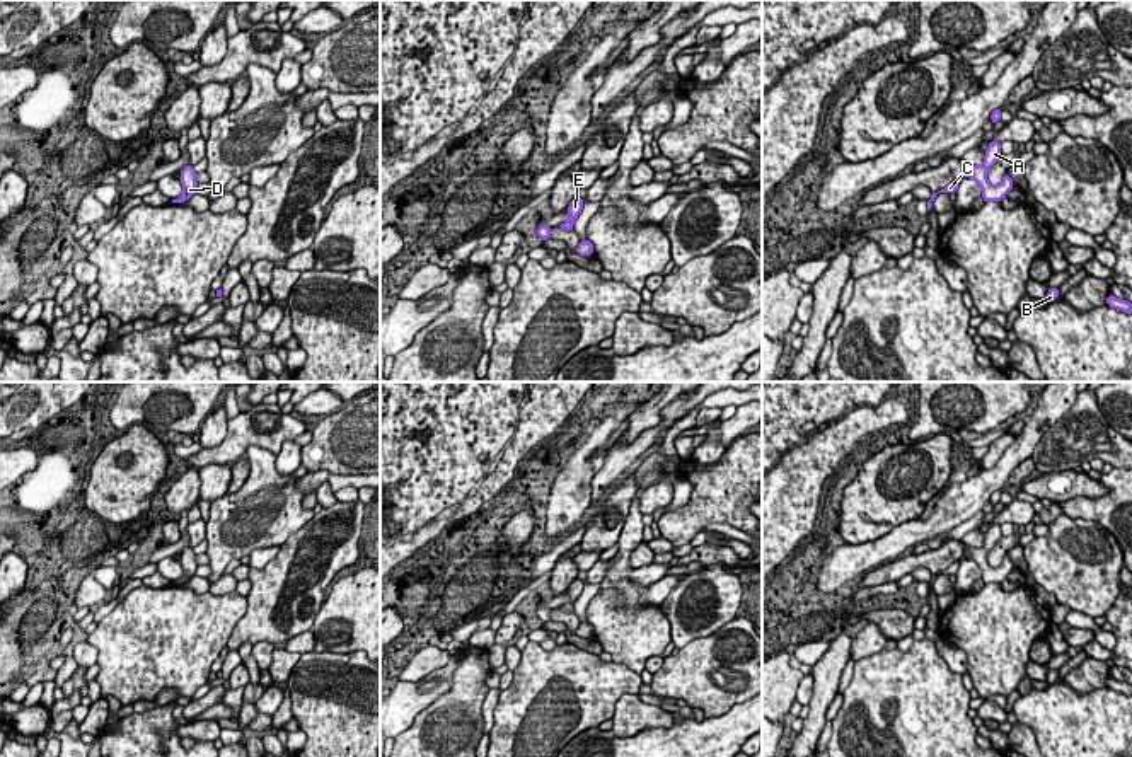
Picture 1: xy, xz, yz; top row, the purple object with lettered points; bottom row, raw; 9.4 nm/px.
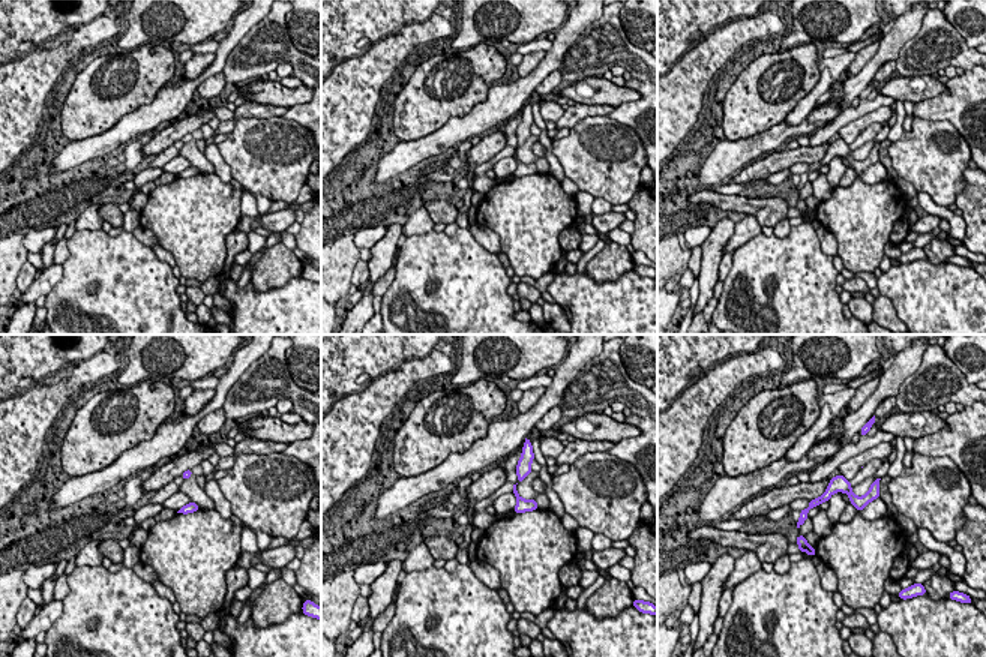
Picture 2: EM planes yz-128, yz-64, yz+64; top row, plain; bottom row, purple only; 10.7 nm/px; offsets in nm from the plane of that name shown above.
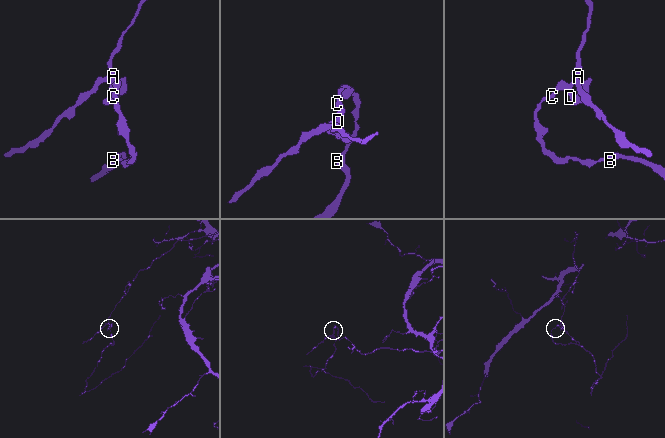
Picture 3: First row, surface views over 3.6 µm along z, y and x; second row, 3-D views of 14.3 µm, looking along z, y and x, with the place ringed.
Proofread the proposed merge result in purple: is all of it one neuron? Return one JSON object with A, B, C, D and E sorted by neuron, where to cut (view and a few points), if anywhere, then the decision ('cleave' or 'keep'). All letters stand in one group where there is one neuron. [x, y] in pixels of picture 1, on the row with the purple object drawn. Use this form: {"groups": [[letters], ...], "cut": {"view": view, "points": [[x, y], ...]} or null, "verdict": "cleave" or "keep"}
{"groups": [["A", "B", "C", "D", "E"]], "cut": null, "verdict": "keep"}

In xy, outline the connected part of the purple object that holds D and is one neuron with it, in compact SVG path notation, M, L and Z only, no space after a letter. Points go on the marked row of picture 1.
M191 164L181 170L179 179L184 188L184 193L179 198L172 199L172 203L184 203L186 199L189 199L196 193L198 182L196 182L194 176L196 176L196 172Z

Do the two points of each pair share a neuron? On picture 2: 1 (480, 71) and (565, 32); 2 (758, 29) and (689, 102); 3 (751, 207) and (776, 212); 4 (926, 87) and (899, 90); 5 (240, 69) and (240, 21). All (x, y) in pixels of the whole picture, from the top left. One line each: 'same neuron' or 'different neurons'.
1: different neurons
2: same neuron
3: same neuron
4: same neuron
5: different neurons

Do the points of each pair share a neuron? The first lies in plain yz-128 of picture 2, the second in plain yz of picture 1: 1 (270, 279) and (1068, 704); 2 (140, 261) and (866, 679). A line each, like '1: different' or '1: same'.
1: different
2: same

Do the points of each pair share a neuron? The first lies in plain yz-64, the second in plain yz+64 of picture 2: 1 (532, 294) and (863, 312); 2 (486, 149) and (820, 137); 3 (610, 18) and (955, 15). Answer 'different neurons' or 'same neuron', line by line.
1: different neurons
2: different neurons
3: different neurons

